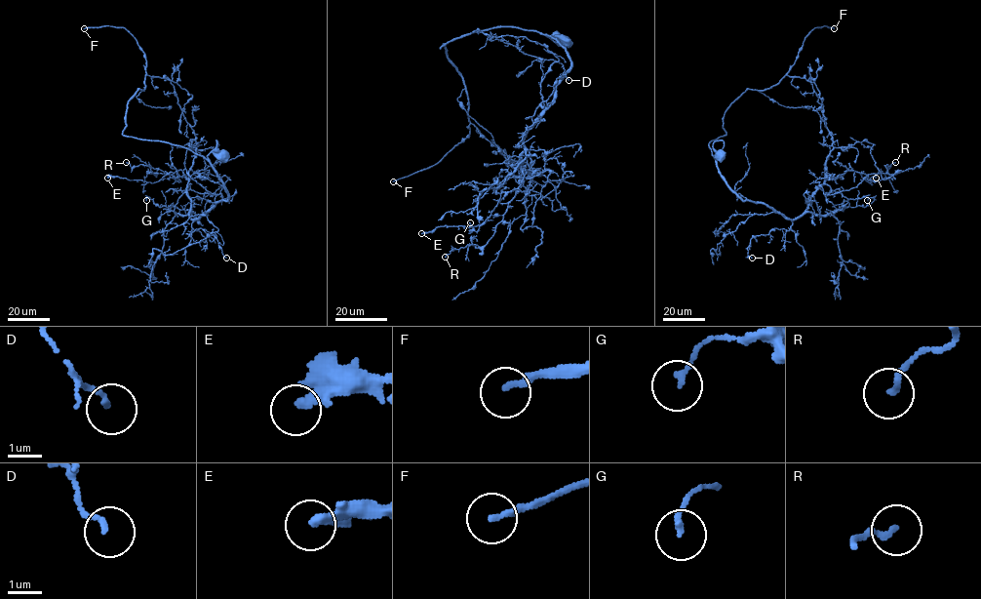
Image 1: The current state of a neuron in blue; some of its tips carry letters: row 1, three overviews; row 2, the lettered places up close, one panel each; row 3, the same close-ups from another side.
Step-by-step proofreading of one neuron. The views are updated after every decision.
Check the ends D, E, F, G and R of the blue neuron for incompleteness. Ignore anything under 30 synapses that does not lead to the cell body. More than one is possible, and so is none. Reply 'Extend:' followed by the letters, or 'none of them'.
Extend: F

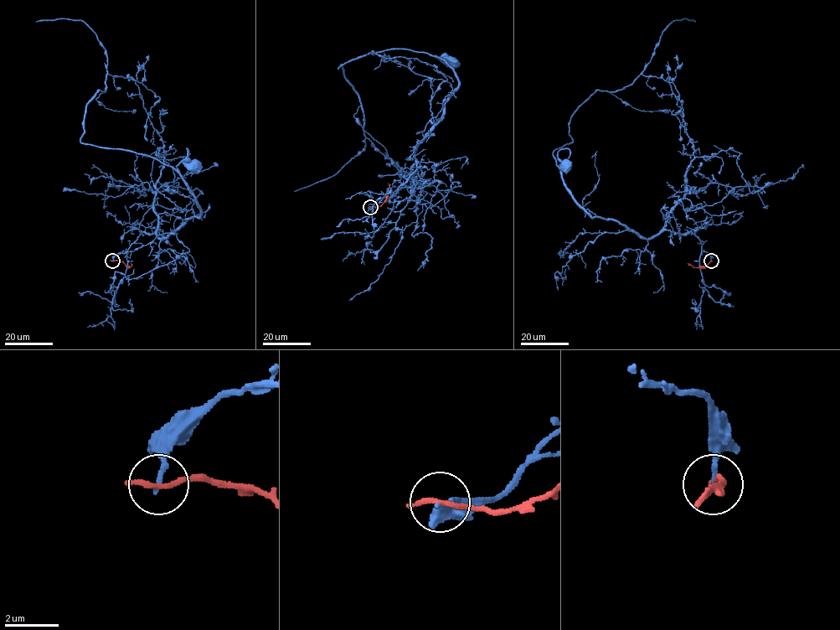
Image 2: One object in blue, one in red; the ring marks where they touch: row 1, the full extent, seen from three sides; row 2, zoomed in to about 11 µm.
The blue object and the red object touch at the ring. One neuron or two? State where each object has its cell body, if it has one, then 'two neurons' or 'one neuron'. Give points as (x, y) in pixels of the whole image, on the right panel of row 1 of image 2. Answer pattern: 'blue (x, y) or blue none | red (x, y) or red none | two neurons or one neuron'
blue (564, 164) | red none | two neurons

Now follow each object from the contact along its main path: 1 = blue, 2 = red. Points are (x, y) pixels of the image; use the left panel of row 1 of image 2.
1: (113, 260), (141, 233), (158, 229), (164, 238), (200, 216), (177, 167), (188, 156), (187, 148), (193, 162)
2: (113, 260), (120, 260), (130, 267), (130, 264)

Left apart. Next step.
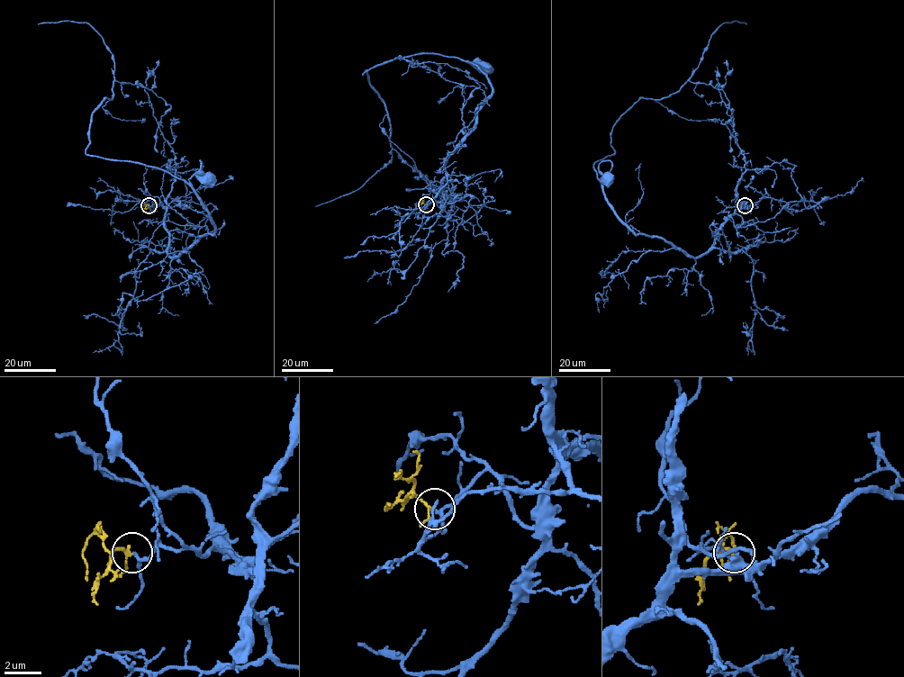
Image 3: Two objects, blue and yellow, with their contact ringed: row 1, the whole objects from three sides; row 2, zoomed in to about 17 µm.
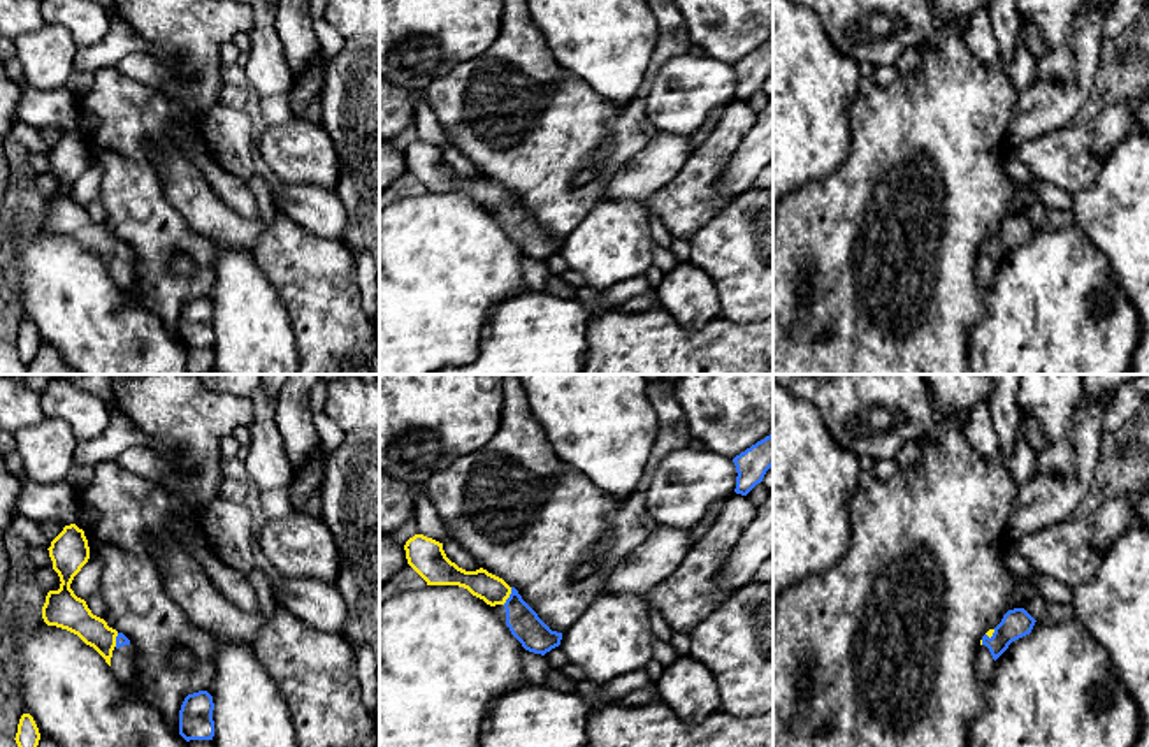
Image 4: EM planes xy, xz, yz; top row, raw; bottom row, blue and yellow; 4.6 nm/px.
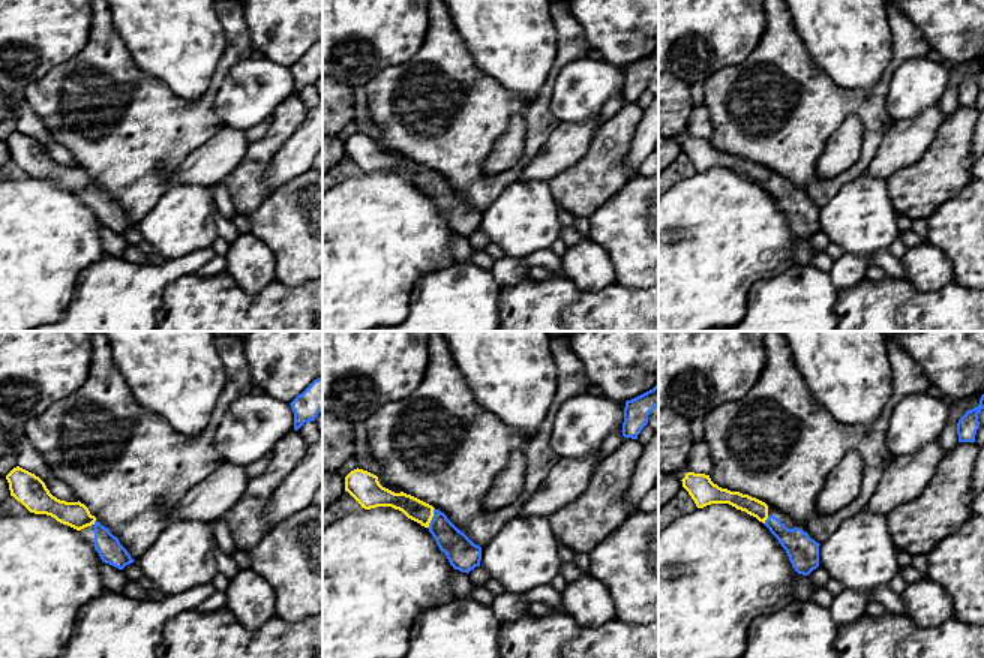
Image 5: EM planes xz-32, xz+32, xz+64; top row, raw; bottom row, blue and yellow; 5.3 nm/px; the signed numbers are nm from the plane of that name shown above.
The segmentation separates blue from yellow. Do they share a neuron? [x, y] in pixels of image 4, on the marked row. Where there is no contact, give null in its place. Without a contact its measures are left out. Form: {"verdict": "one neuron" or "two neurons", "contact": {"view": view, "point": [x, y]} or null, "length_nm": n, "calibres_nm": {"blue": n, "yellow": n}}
{"verdict": "one neuron", "contact": {"view": "xz", "point": [510, 596]}, "length_nm": 90, "calibres_nm": {"blue": 150, "yellow": 130}}

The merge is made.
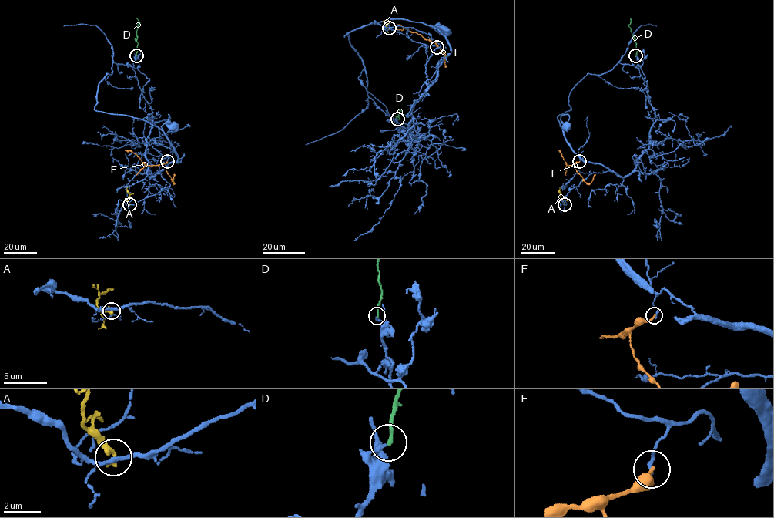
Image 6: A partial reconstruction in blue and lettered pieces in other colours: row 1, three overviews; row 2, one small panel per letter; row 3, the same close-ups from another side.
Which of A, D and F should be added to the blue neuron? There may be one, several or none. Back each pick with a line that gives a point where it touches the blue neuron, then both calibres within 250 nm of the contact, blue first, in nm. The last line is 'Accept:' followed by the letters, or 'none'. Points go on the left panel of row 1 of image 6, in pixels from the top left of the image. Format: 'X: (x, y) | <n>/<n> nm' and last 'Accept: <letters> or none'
D: (136, 55) | 140/180 nm
Accept: D

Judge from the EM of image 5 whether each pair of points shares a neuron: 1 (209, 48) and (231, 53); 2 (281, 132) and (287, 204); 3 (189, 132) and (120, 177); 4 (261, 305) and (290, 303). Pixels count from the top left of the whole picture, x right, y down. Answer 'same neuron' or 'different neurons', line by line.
1: different neurons
2: different neurons
3: same neuron
4: same neuron

